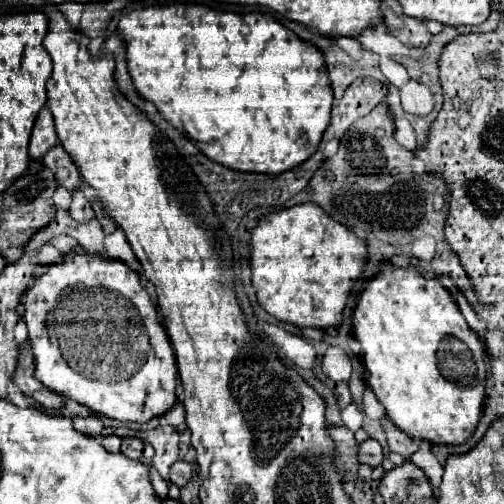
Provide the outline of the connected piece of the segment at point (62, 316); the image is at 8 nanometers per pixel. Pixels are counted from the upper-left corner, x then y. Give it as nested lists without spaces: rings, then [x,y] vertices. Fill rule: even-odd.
[[[75,254],[73,258],[65,258],[63,264],[51,264],[27,290],[23,306],[23,320],[29,328],[35,356],[35,378],[49,390],[87,406],[95,414],[121,422],[149,422],[151,418],[163,416],[177,402],[175,352],[157,318],[157,306],[141,286],[137,272],[125,262]]]

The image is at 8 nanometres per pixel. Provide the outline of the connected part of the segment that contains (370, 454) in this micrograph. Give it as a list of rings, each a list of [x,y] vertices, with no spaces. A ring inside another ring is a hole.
[[[367,440],[367,442],[359,444],[359,462],[367,464],[371,468],[381,466],[381,462],[383,462],[381,444],[377,440]]]

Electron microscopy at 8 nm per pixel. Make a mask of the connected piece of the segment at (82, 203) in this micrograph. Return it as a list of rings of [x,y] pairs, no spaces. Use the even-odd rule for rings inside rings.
[[[79,188],[71,194],[69,214],[71,214],[71,218],[77,220],[77,222],[87,222],[87,220],[93,220],[93,218],[95,218],[93,208],[91,208],[91,202],[87,202],[85,194],[83,194]]]

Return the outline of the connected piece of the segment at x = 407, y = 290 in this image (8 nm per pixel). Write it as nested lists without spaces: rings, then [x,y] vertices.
[[[387,264],[361,292],[353,312],[353,326],[363,350],[367,384],[399,430],[431,444],[463,444],[475,432],[487,386],[485,344],[469,328],[453,296],[439,280],[425,280],[415,268],[405,270]]]

